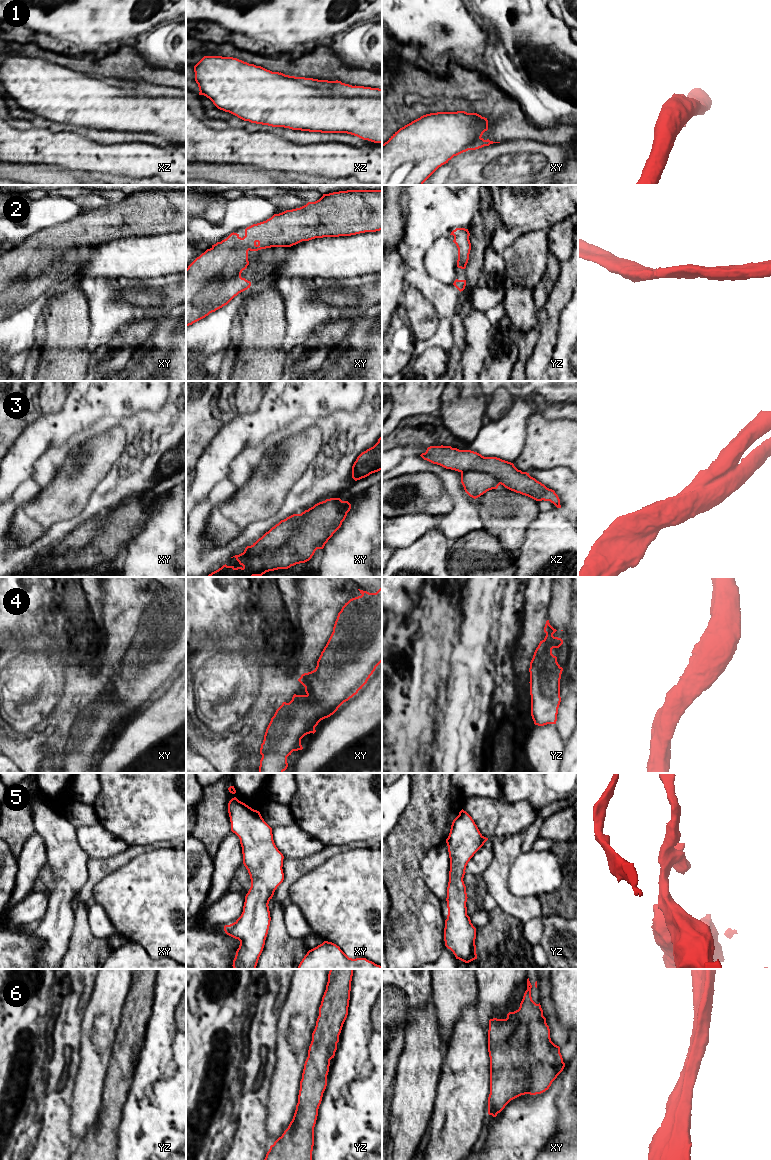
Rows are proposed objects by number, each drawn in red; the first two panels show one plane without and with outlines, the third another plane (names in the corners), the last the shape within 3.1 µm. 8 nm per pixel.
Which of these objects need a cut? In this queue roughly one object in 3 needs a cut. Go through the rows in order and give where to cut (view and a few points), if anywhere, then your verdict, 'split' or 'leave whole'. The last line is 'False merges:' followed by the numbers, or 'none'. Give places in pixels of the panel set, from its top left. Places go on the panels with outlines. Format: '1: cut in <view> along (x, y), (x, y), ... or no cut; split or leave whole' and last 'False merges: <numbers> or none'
1: cut in xz along (292, 76), (317, 86), (324, 83), (345, 96), (381, 98); split
2: no cut; leave whole
3: cut in xy along (307, 510), (296, 531), (280, 545), (250, 555), (243, 553); split
4: no cut; leave whole
5: no cut; leave whole
6: no cut; leave whole
False merges: 1, 3

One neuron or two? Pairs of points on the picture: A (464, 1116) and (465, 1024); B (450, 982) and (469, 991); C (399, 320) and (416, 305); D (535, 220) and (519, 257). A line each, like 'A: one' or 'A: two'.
A: one
B: one
C: two
D: two

